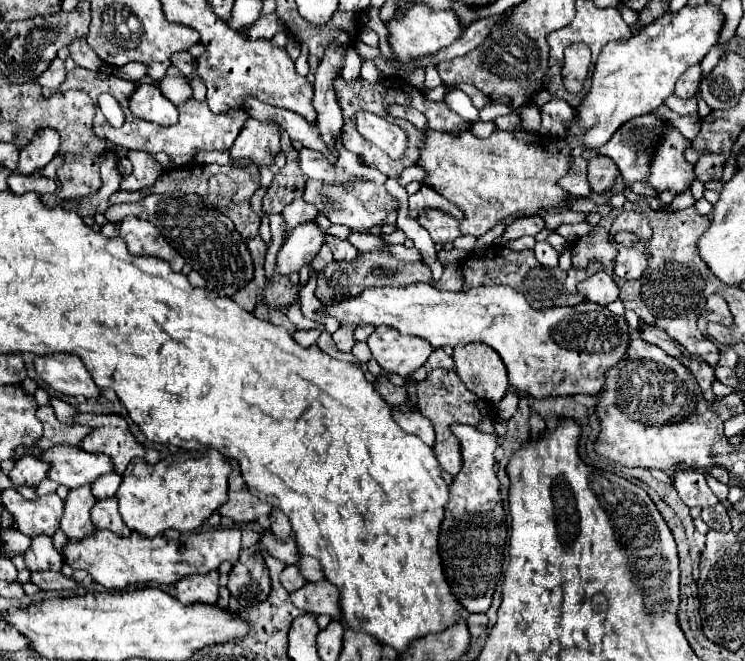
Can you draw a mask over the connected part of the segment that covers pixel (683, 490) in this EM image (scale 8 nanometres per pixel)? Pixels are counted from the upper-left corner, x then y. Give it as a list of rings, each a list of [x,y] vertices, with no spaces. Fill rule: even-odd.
[[[679,469],[671,475],[673,479],[673,487],[679,493],[681,501],[687,507],[711,507],[717,505],[719,499],[713,495],[713,491],[709,489],[705,475],[701,471],[695,469]]]

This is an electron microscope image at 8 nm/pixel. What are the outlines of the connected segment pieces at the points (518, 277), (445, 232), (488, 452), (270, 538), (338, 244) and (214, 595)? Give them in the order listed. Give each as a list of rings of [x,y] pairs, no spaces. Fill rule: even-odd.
[[[491,245],[485,249],[483,259],[469,257],[463,265],[465,271],[465,287],[479,287],[479,285],[509,285],[527,297],[531,307],[545,309],[545,307],[563,307],[563,305],[577,305],[585,299],[579,297],[577,285],[569,285],[569,271],[561,271],[559,267],[549,269],[537,263],[531,249],[527,251],[511,251],[505,245]]]
[[[417,209],[415,219],[421,227],[425,227],[431,233],[435,243],[443,245],[455,241],[455,237],[461,235],[459,221],[443,209]]]
[[[453,423],[451,431],[461,443],[463,467],[449,487],[449,503],[445,505],[445,519],[439,531],[439,555],[443,573],[455,599],[463,605],[467,613],[485,613],[501,579],[507,541],[501,483],[495,475],[493,455],[499,445],[499,437],[461,423]]]
[[[263,533],[261,543],[267,547],[267,551],[275,559],[283,561],[285,565],[295,565],[299,561],[299,551],[297,551],[297,545],[295,545],[293,537],[287,537],[287,539],[279,541],[279,539],[275,539],[273,533]]]
[[[327,235],[327,245],[331,247],[331,251],[335,255],[335,261],[353,261],[359,253],[349,241],[341,241],[341,239],[331,237],[331,235]]]
[[[213,571],[207,575],[185,577],[175,585],[175,595],[183,605],[215,605],[219,599],[219,573]]]

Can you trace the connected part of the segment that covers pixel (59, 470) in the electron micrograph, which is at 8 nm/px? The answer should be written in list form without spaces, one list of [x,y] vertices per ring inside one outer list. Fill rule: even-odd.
[[[57,445],[39,455],[49,463],[47,477],[69,489],[93,483],[99,475],[113,471],[111,459],[103,453],[87,453],[77,445]]]

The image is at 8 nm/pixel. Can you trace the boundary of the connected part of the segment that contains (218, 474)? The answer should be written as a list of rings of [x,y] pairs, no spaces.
[[[177,451],[157,465],[135,459],[117,491],[119,513],[125,525],[143,537],[155,537],[165,529],[193,531],[227,501],[229,473],[231,467],[219,451]]]

